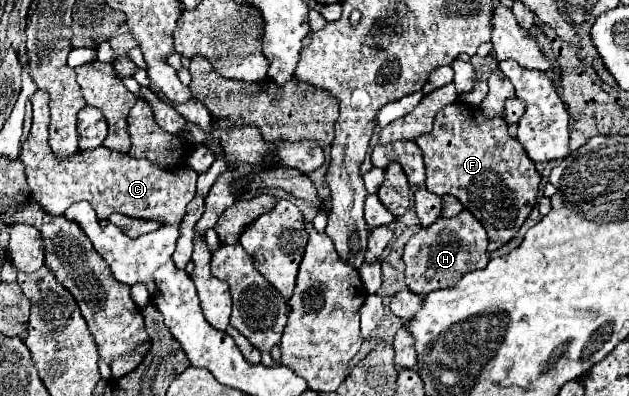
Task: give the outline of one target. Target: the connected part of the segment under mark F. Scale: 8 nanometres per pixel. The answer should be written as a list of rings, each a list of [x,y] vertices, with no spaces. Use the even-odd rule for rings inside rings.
[[[449,104],[435,116],[433,130],[417,140],[427,168],[427,190],[445,196],[451,194],[485,226],[489,234],[489,252],[507,244],[529,216],[541,174],[527,156],[517,138],[509,132],[505,120],[487,120],[483,112],[469,104]]]

